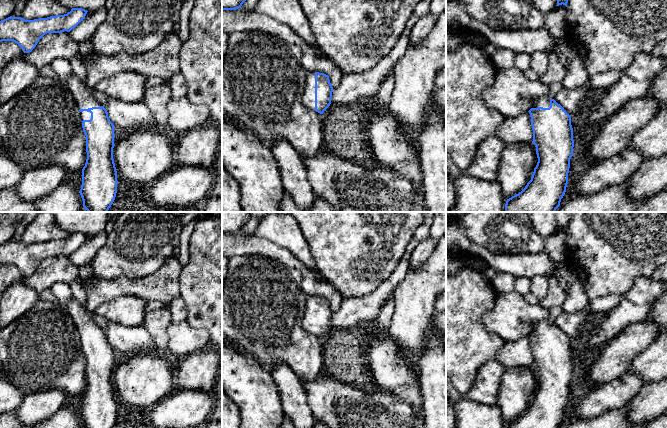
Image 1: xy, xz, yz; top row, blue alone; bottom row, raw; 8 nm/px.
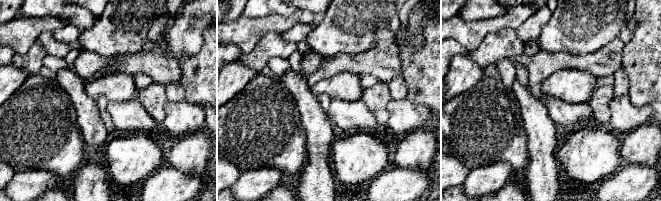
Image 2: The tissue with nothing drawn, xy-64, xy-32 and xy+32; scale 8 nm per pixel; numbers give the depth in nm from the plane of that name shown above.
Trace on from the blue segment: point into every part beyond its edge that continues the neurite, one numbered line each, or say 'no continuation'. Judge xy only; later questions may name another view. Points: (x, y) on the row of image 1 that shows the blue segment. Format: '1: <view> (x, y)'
1: xy (84, 115)

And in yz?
1: yz (544, 101)

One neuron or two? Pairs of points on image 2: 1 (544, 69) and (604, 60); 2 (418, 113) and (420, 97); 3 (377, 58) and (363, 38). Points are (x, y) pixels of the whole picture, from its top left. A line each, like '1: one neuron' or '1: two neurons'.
1: one neuron
2: two neurons
3: two neurons

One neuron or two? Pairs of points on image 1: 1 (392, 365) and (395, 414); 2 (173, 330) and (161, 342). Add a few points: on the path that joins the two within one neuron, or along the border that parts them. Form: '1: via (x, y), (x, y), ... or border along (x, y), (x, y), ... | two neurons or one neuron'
1: border along (377, 390), (400, 398), (413, 411) | two neurons
2: border along (172, 322), (167, 328), (168, 346), (166, 348) | two neurons

